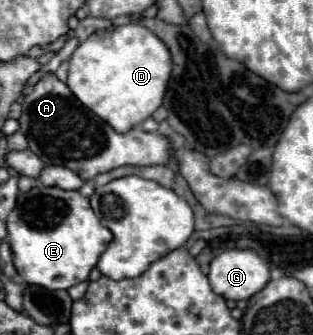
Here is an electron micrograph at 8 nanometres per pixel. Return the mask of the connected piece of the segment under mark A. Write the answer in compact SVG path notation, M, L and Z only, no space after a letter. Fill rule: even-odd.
M53 73L41 77L35 89L25 97L19 123L29 139L29 149L41 157L45 165L65 165L79 173L83 181L123 165L167 165L171 157L171 145L165 135L147 133L139 127L133 127L127 133L117 133L107 121L87 111L71 89Z

